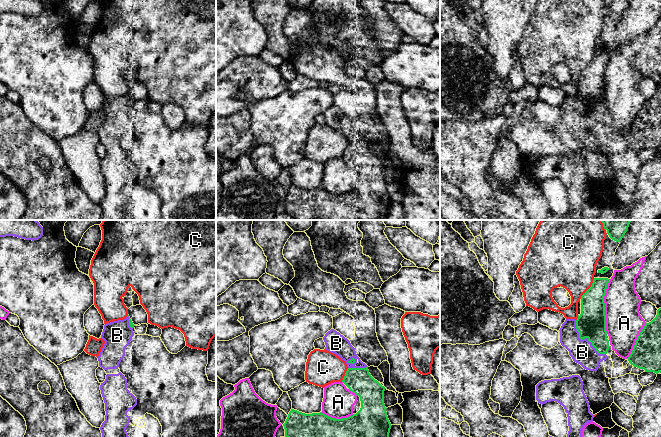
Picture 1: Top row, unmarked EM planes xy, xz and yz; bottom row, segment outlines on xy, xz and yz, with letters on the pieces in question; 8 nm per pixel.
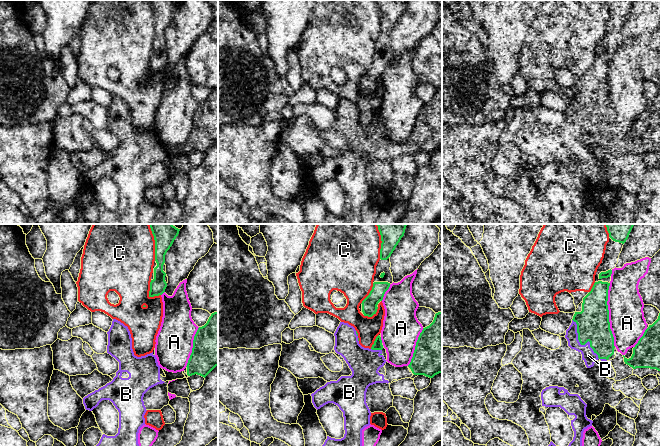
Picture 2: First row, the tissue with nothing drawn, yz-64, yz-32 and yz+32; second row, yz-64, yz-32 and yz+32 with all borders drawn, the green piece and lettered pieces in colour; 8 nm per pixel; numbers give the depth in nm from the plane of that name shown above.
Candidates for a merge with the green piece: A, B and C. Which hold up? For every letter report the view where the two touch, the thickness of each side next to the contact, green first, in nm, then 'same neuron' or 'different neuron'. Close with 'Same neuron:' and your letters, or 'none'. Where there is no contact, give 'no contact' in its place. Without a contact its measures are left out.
A: yz | 240/300 nm | different neuron
B: yz | 240/190 nm | same neuron
C: yz | 220/400 nm | different neuron
Same neuron: B

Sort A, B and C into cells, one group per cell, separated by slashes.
A / B / C

